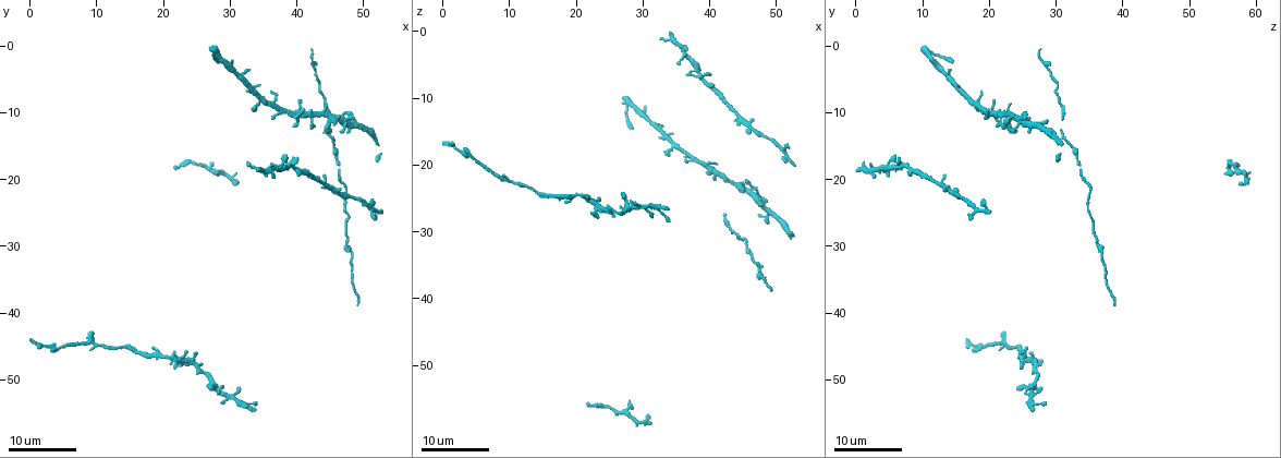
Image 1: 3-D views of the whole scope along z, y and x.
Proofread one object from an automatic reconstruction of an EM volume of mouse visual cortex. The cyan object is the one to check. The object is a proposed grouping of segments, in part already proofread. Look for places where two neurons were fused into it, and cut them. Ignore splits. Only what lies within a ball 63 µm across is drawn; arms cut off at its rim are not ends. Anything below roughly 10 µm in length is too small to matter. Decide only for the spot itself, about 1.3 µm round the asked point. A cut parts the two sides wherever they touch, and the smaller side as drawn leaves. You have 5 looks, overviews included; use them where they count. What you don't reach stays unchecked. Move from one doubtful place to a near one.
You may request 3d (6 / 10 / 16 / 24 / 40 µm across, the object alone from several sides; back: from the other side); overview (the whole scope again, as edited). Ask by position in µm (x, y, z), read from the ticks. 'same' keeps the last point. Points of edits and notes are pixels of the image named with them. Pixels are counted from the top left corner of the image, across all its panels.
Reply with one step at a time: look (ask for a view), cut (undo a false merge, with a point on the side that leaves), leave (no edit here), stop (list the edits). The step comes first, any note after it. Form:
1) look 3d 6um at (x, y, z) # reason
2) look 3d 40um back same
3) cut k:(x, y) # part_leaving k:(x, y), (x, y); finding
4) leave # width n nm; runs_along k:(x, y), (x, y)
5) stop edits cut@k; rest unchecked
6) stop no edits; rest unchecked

look 3d 16um at (46.5, 17.5, 33.0) # sudden change in width

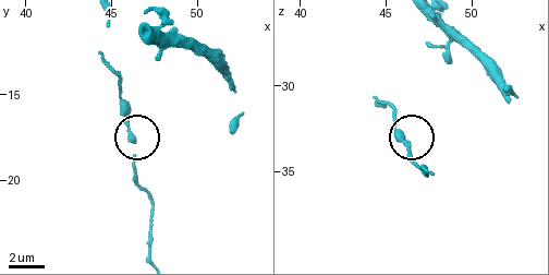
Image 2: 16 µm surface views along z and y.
look 3d 10um at (46.3, 17.4, 33.2)

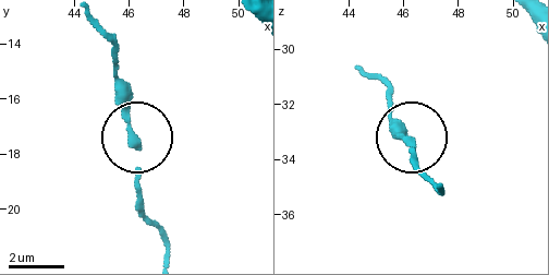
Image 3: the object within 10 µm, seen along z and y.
leave # width 220 nm; all the same neuron

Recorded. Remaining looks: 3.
look 3d 24um at (42.5, 10.5, 21.5) # branch point

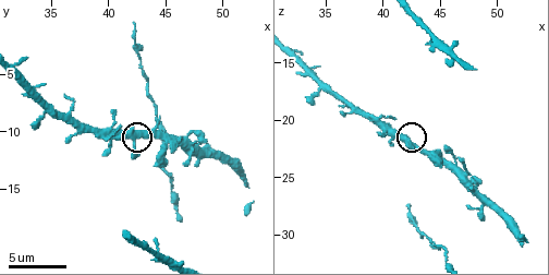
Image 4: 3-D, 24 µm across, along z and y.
look 3d 6um at (42.2, 11.0, 21.8) # zoom in

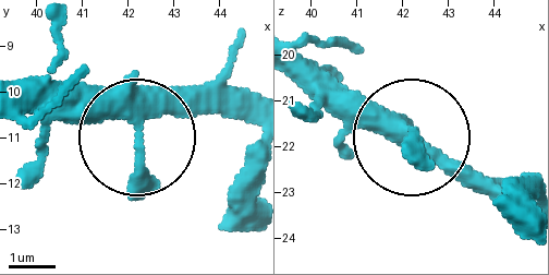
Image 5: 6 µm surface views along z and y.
leave # side_arm 26 um; all the same neuron

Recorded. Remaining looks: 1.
look 3d 10um at (44.4, 20.8, 13.0) # side arm on a straight run

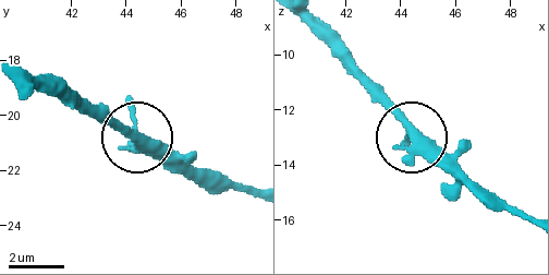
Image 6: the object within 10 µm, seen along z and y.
leave # arms 3; one neuron here

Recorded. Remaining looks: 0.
stop no edits; rest unchecked

